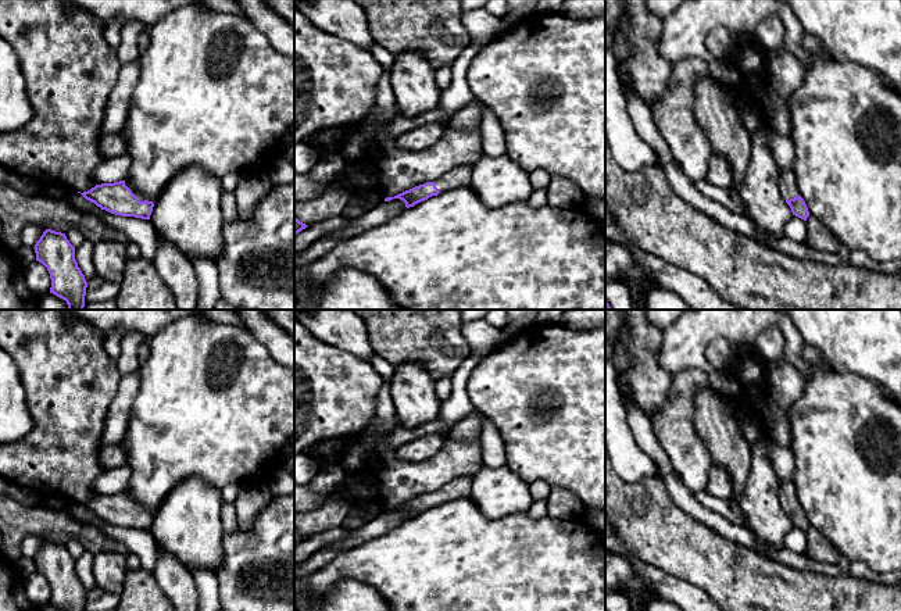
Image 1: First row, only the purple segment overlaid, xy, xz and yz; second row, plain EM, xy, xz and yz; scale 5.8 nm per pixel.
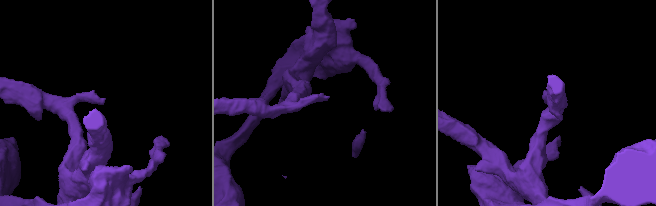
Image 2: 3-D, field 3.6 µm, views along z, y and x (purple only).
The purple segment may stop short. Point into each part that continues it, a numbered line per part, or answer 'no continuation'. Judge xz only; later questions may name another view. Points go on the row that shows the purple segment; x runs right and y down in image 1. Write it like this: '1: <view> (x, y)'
1: xz (461, 175)

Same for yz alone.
1: yz (789, 190)

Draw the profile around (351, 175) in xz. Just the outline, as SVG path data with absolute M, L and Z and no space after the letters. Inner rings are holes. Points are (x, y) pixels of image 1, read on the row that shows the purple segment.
M347 165L339 176L339 182L343 185L355 186L360 189L375 189L378 183L368 175L364 174L358 167L355 165Z

